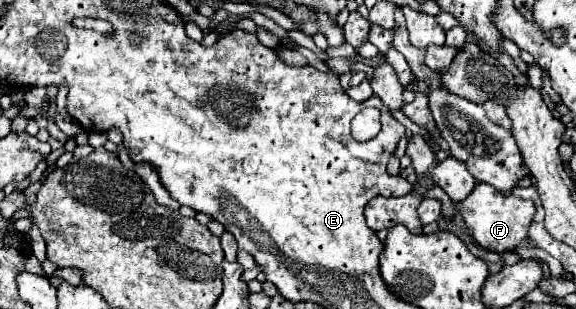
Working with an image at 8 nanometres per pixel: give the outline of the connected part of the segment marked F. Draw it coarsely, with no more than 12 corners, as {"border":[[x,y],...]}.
{"border":[[477,183],[461,201],[467,233],[497,253],[515,249],[533,201]]}

